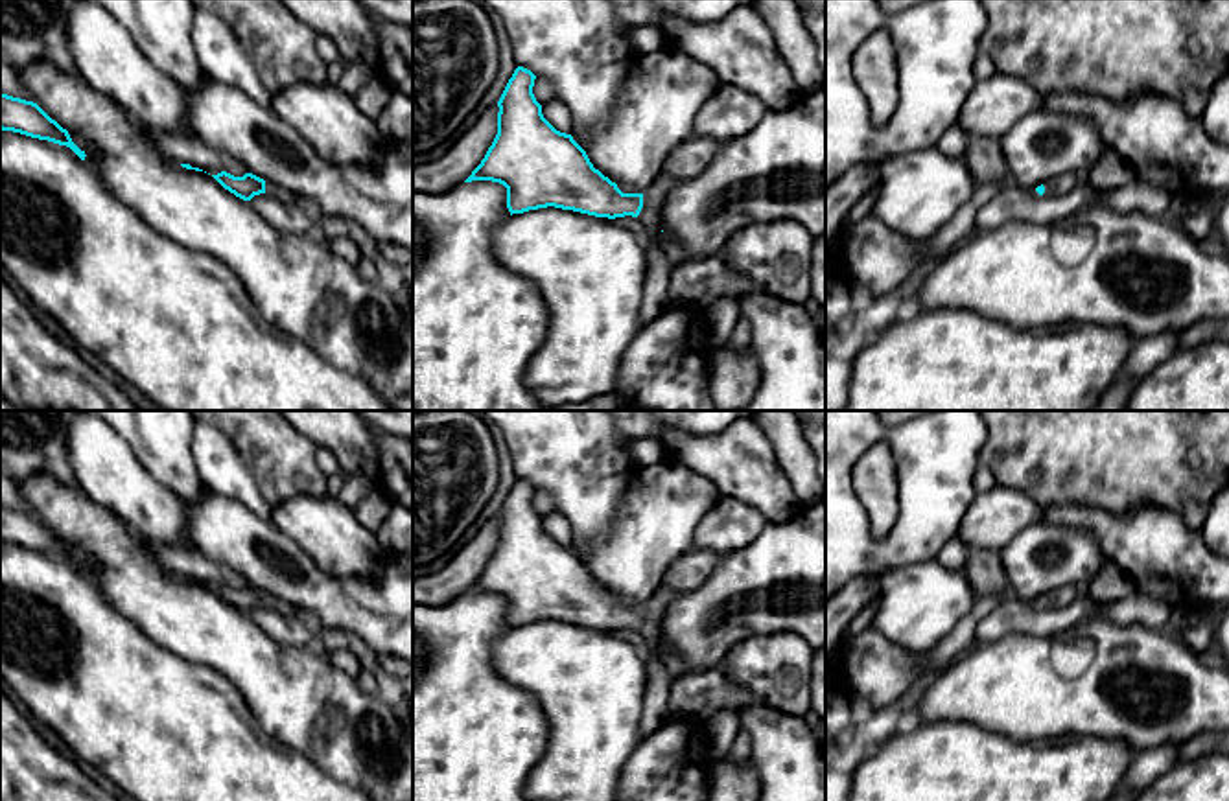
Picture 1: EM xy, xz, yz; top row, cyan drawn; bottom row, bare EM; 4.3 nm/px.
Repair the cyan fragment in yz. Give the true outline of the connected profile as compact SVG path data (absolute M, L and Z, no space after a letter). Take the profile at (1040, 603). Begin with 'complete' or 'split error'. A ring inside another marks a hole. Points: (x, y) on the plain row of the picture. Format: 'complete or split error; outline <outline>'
split error; outline M1063 587L1058 591L1052 591L1041 598L1036 600L1039 608L1063 608L1067 606L1080 591L1074 587Z

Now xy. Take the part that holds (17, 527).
complete; outline M0 505L0 541L20 545L31 551L48 552L70 560L81 573L81 563L70 551L68 543L52 532L37 516L13 510Z

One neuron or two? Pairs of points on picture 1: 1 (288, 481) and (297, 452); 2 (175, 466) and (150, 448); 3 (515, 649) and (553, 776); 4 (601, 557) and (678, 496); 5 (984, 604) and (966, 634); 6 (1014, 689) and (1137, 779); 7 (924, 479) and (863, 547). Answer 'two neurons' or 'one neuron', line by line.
1: one neuron
2: one neuron
3: one neuron
4: one neuron
5: one neuron
6: two neurons
7: one neuron

